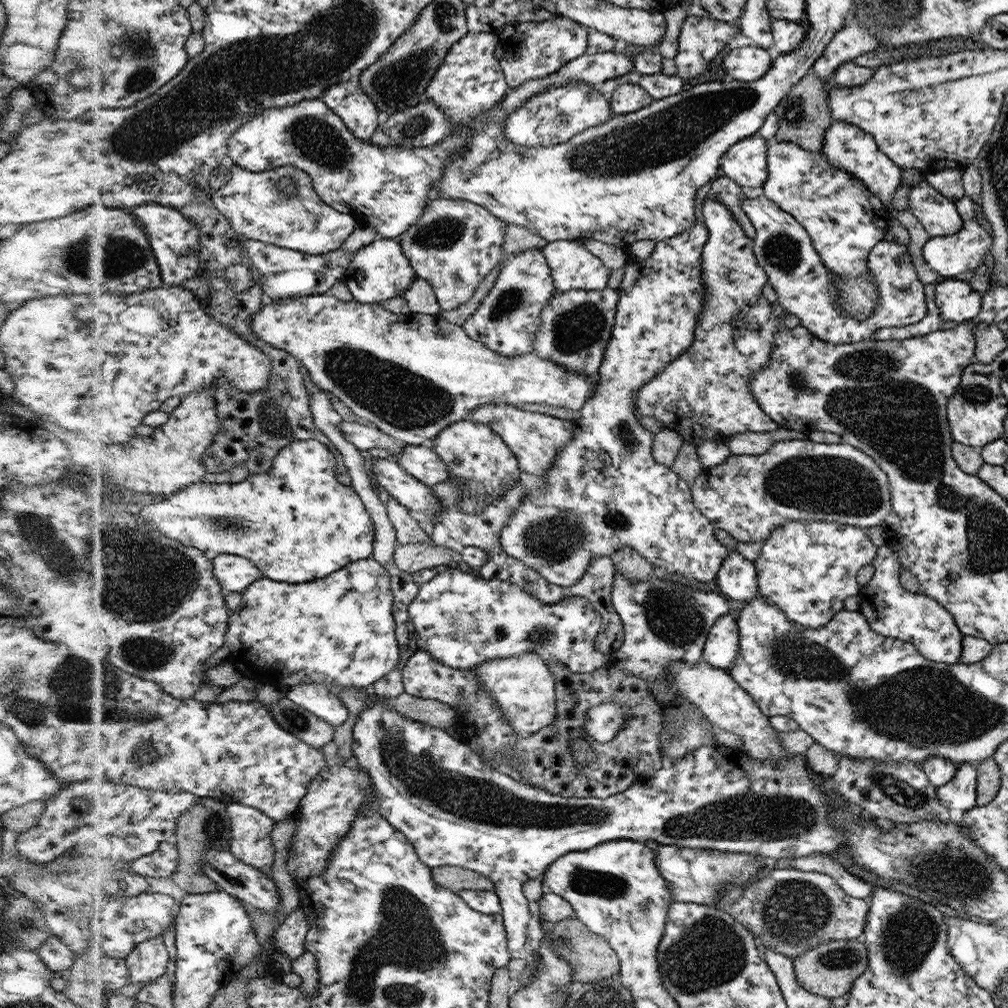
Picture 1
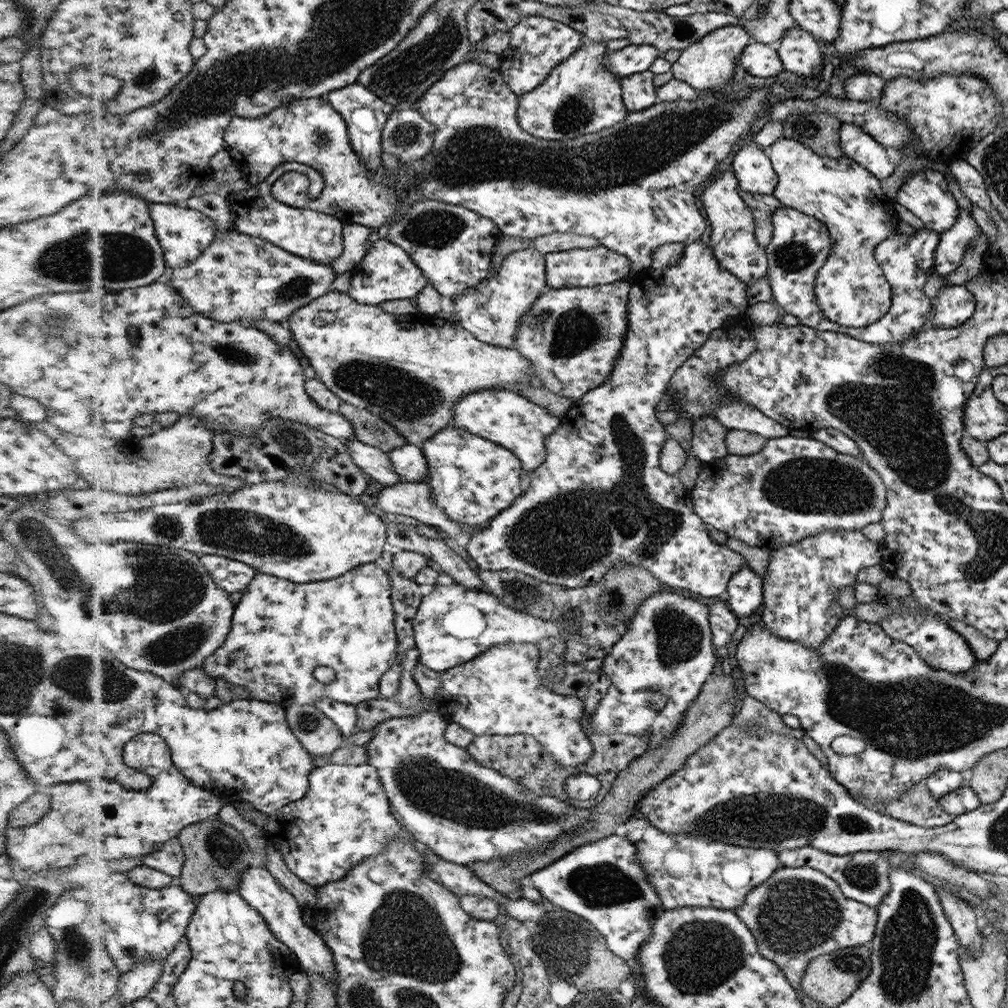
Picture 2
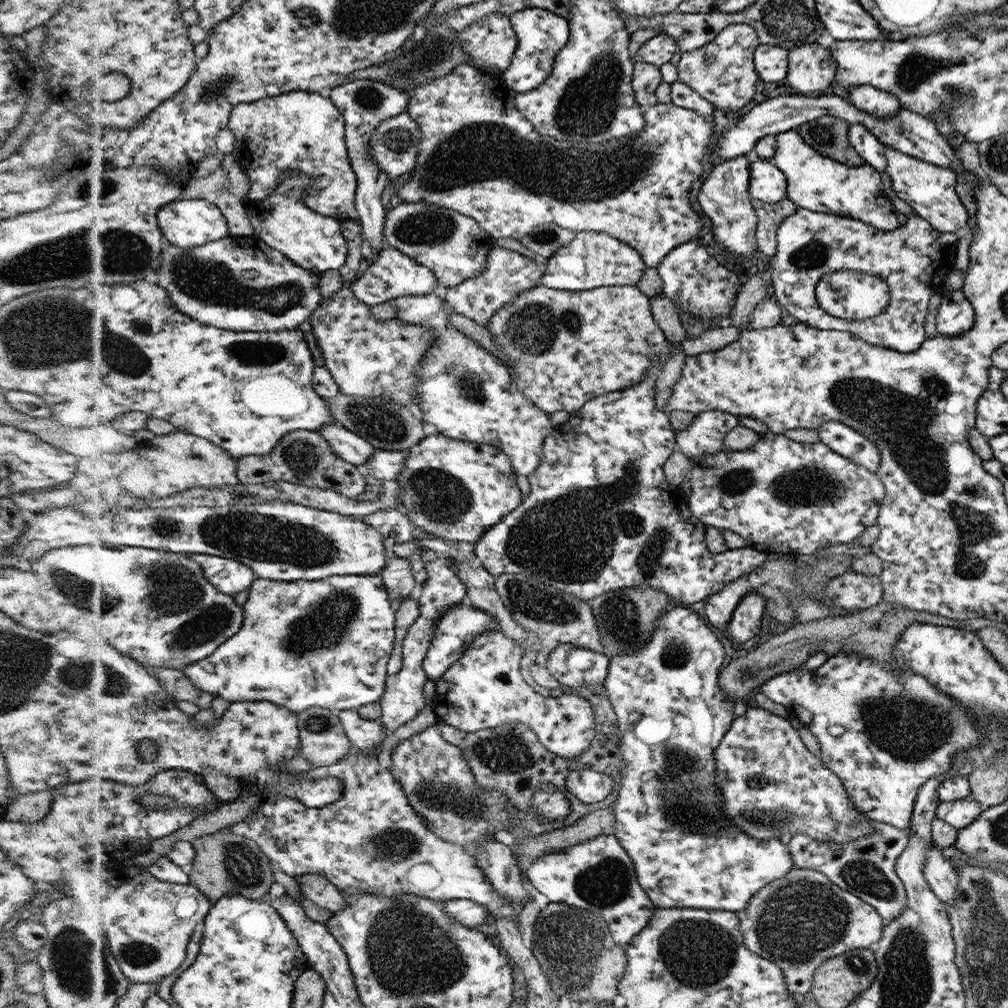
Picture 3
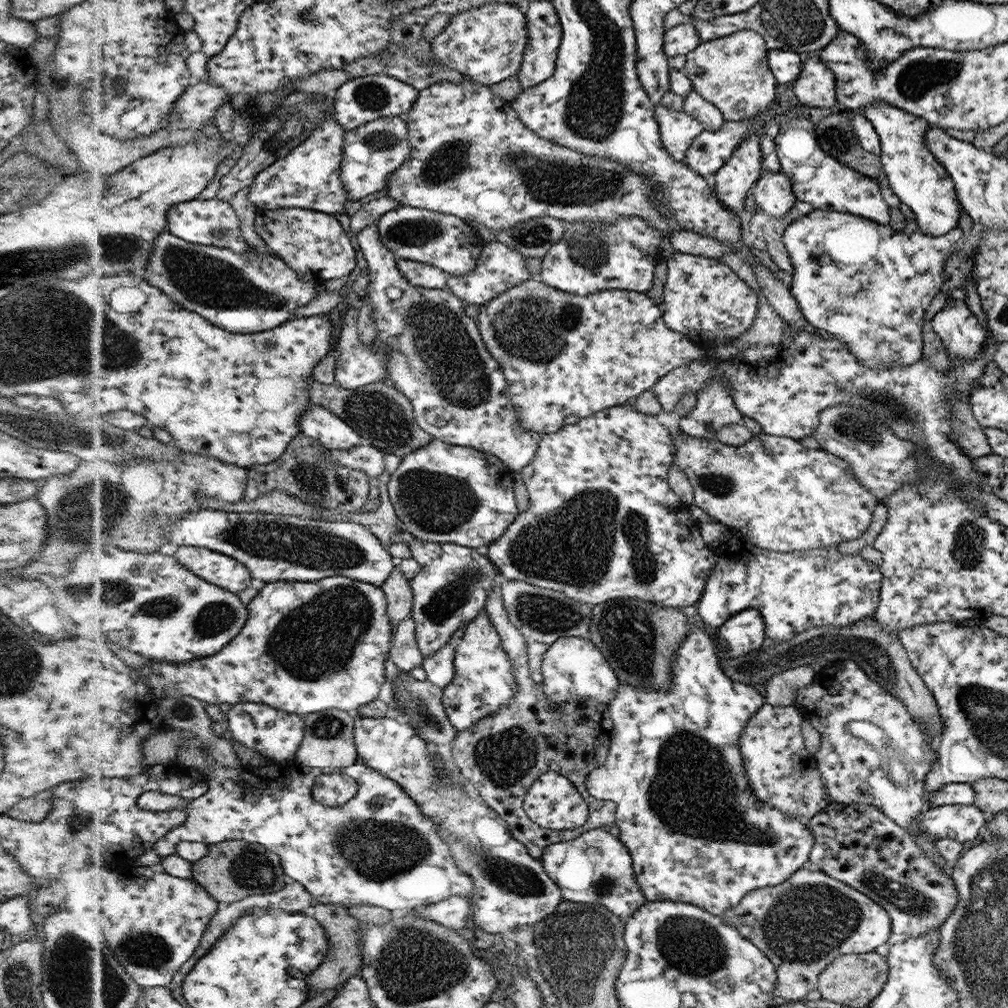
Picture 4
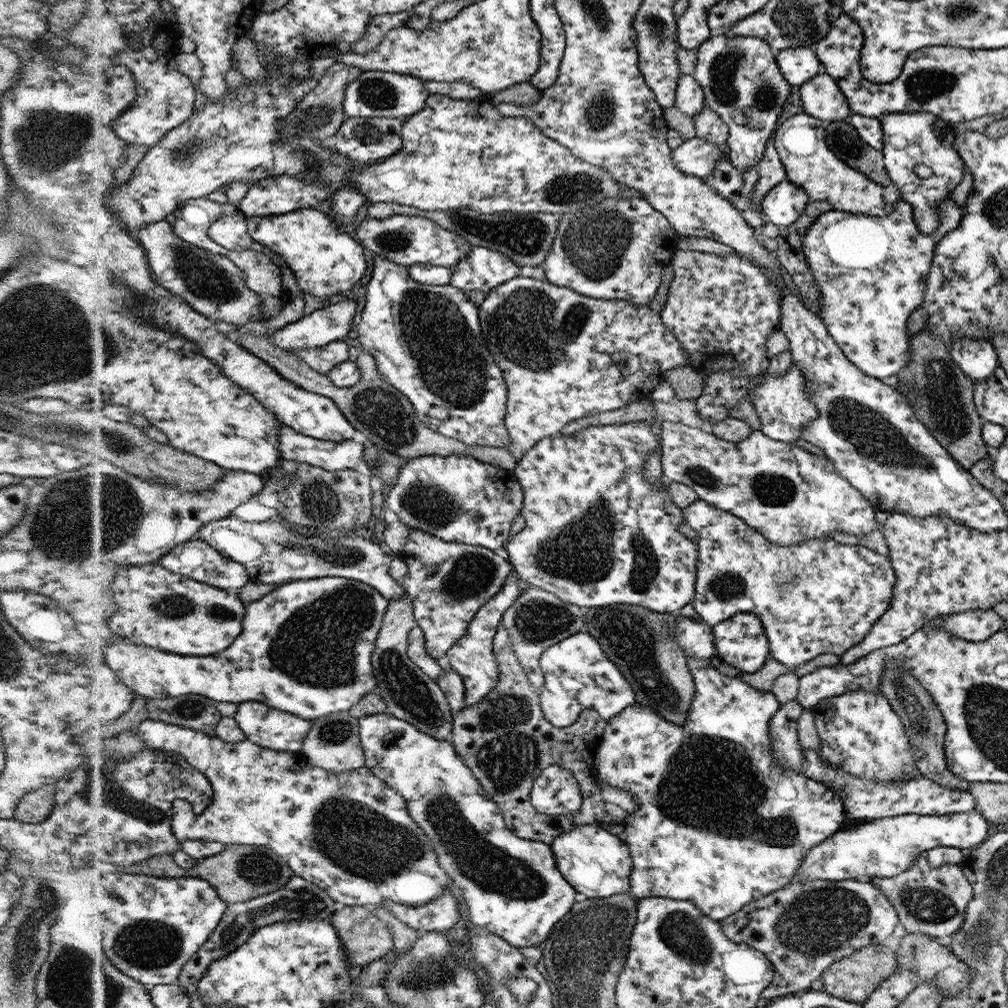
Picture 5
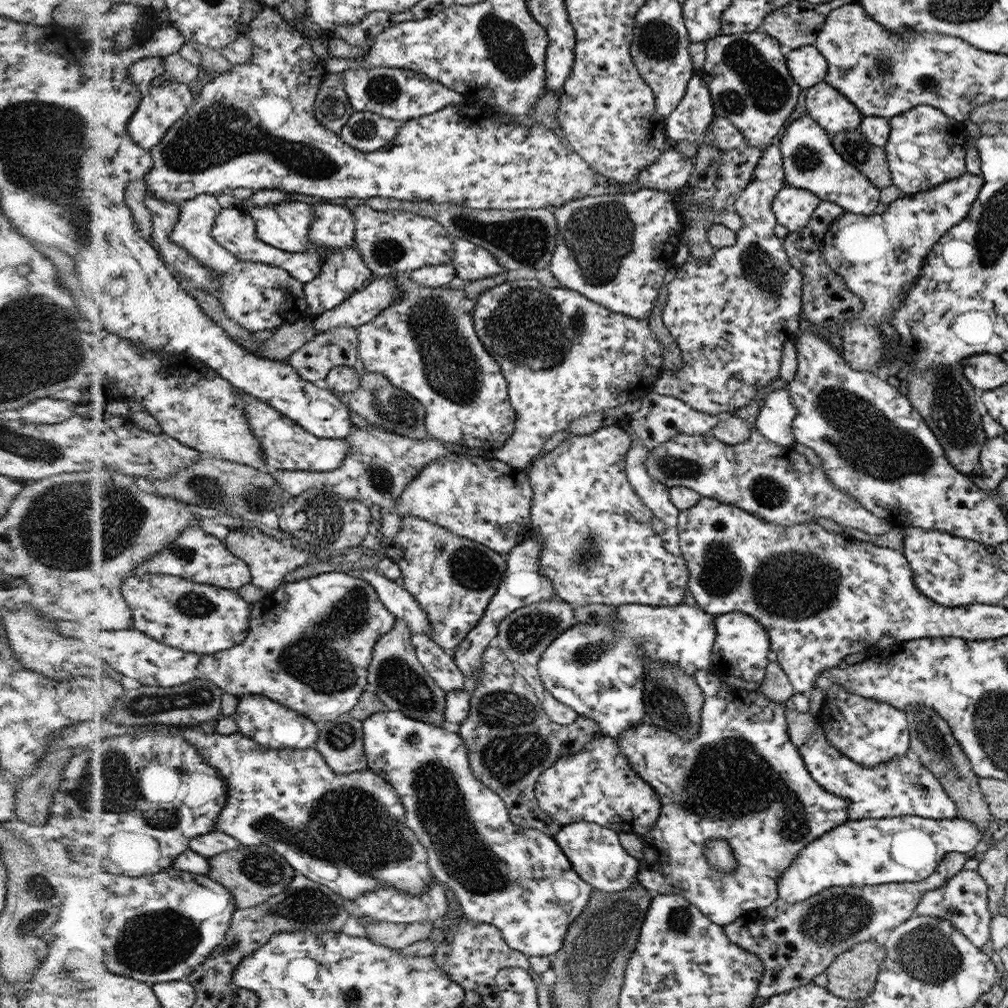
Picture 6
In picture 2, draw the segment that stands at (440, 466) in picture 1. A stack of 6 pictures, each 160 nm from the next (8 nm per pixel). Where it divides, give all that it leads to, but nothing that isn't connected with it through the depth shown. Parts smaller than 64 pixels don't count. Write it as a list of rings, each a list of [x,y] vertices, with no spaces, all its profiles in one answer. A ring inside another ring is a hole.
[[[412,443],[388,453],[392,466],[404,483],[424,483],[429,475],[426,456],[419,445]]]

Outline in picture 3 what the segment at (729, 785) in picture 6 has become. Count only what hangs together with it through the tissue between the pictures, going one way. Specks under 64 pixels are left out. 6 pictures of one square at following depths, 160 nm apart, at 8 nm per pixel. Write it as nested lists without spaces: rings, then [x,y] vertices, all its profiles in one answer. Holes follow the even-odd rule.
[[[678,604],[670,610],[664,611],[663,615],[655,622],[655,631],[650,635],[647,643],[638,647],[631,653],[622,653],[616,658],[610,660],[610,670],[607,678],[604,679],[604,686],[608,690],[608,698],[612,708],[618,718],[620,730],[620,751],[628,763],[628,766],[621,768],[622,773],[616,784],[618,784],[618,799],[613,804],[615,808],[614,824],[616,832],[623,847],[627,849],[628,854],[635,863],[635,871],[638,873],[639,884],[647,891],[651,897],[652,904],[660,909],[664,908],[696,908],[706,909],[708,911],[726,911],[740,912],[754,898],[755,894],[773,880],[782,878],[788,872],[794,870],[795,861],[792,860],[788,845],[784,844],[780,838],[771,838],[770,840],[758,840],[751,836],[745,836],[731,820],[727,820],[721,812],[721,792],[717,788],[717,778],[715,771],[714,750],[718,748],[719,742],[724,734],[729,731],[734,717],[734,699],[728,699],[726,693],[719,688],[720,668],[724,662],[724,648],[720,640],[714,636],[714,632],[708,628],[708,624],[690,610],[690,606]],[[583,768],[567,778],[567,789],[584,803],[601,801],[610,794],[614,779],[604,773]]]

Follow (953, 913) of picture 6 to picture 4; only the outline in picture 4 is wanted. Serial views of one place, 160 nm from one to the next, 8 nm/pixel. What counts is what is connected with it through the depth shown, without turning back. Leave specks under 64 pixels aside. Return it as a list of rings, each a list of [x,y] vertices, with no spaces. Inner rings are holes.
[[[833,802],[824,811],[809,818],[807,828],[813,834],[809,862],[817,864],[820,871],[864,893],[876,904],[882,905],[891,917],[892,931],[916,938],[930,930],[941,928],[960,902],[952,877],[952,869],[941,868],[912,840],[900,825],[890,820],[879,808],[869,804],[841,805]]]

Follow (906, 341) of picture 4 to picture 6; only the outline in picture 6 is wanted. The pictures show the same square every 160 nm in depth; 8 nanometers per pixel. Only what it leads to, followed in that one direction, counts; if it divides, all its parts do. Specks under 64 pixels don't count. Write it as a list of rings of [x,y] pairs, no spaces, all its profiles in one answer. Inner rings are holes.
[[[966,172],[960,178],[940,184],[932,190],[902,196],[887,205],[882,214],[842,213],[826,229],[819,248],[823,259],[841,276],[847,289],[863,302],[857,316],[839,330],[843,357],[854,370],[872,372],[884,364],[886,342],[890,340],[878,325],[888,322],[891,312],[901,306],[931,248],[970,214],[983,182],[982,175]],[[904,250],[909,254],[906,261],[898,259]]]

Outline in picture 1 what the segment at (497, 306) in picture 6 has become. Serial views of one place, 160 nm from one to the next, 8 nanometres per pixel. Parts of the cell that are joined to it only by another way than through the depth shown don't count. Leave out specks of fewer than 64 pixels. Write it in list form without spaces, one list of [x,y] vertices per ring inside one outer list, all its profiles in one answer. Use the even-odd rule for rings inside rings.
[[[608,286],[603,290],[556,292],[541,312],[541,328],[535,334],[534,353],[592,378],[592,374],[596,374],[603,364],[602,354],[606,354],[607,344],[611,340],[618,304],[618,289]]]

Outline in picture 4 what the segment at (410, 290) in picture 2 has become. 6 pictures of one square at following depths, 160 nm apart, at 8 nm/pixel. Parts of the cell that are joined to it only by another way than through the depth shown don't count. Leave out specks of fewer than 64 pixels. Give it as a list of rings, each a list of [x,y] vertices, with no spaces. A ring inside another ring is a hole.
[[[397,259],[397,267],[401,275],[410,284],[420,288],[444,289],[447,286],[448,274],[442,272],[440,268],[436,268],[436,265],[420,261]]]

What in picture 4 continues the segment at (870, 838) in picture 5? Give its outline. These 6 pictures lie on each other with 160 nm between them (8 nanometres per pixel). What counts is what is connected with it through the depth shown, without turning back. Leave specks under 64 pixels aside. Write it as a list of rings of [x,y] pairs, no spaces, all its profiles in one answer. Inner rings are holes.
[[[951,804],[924,810],[915,825],[921,831],[928,831],[936,840],[954,839],[963,844],[972,842],[986,827],[988,819],[974,804]]]

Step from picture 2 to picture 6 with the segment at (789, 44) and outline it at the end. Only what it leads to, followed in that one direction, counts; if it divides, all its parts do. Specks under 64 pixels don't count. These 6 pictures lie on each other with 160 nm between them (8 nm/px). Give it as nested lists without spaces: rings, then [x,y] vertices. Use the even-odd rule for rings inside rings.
[[[826,82],[806,90],[804,104],[809,115],[830,134],[848,129],[859,130],[863,114]]]

